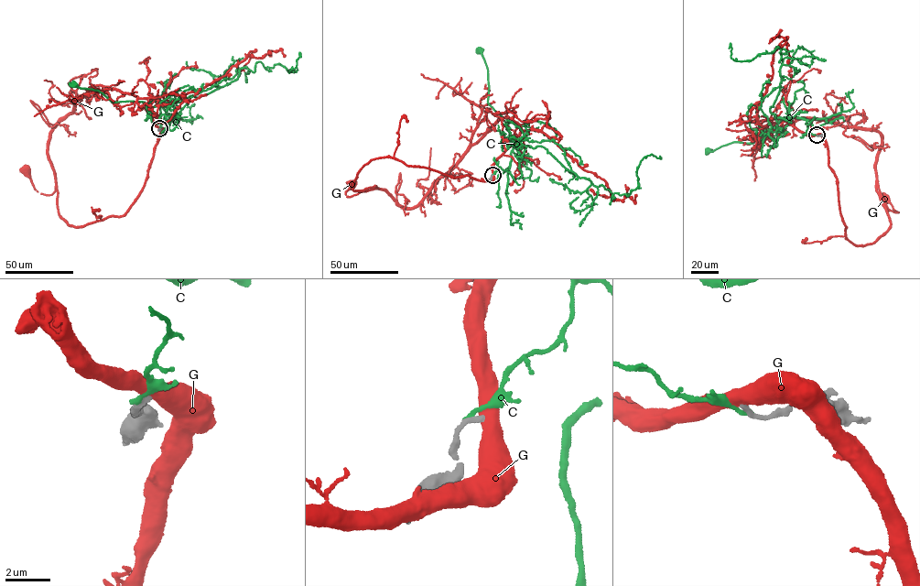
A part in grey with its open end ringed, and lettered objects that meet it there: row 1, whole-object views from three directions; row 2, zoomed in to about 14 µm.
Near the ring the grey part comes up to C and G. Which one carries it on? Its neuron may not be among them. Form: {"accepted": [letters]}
{"accepted": []}

